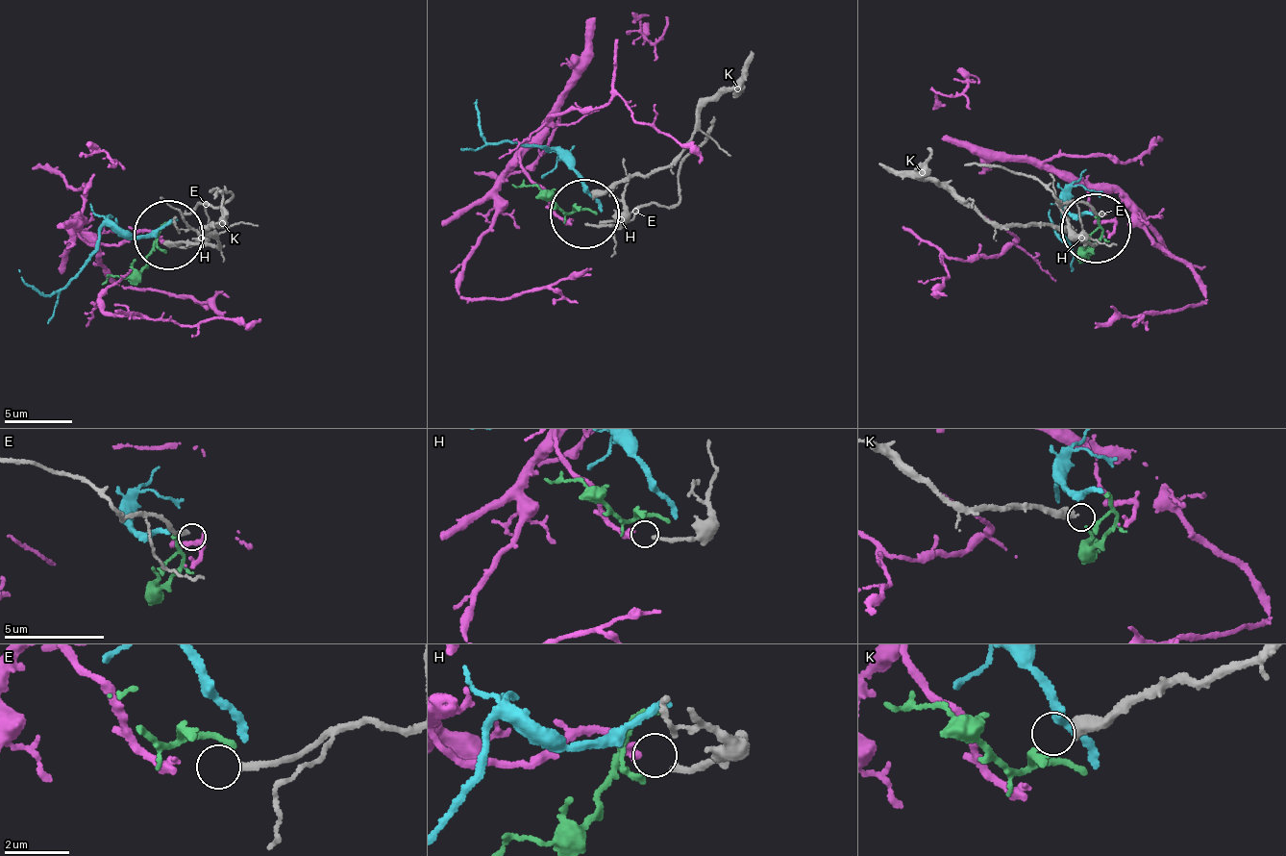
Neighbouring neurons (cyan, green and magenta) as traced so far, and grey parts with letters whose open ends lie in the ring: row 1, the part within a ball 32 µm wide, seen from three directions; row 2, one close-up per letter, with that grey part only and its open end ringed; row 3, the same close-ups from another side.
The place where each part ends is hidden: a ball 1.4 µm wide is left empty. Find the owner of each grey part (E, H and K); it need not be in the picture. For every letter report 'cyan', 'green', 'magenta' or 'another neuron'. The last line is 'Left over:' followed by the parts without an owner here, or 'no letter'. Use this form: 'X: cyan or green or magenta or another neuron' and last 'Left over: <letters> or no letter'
E: another neuron
H: magenta
K: another neuron
Left over: E, K

